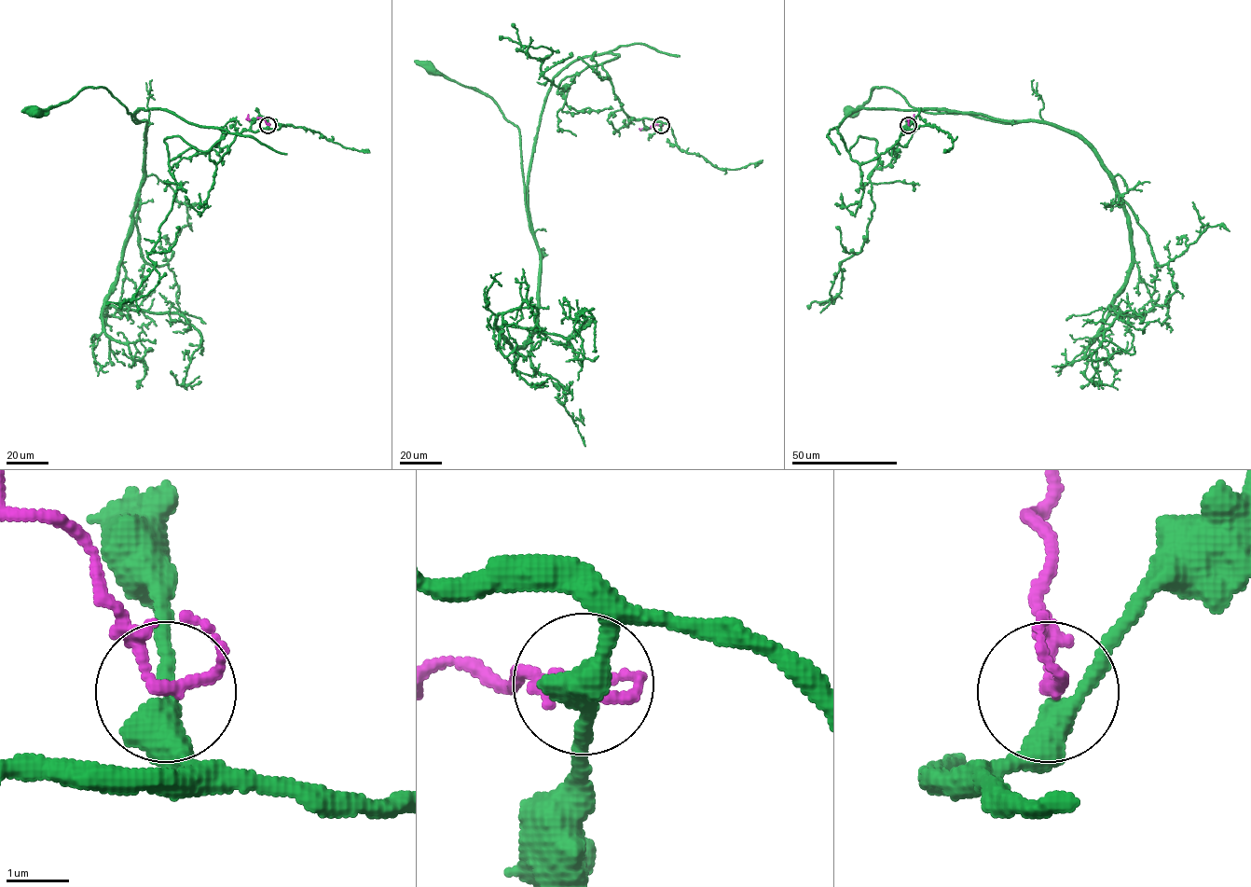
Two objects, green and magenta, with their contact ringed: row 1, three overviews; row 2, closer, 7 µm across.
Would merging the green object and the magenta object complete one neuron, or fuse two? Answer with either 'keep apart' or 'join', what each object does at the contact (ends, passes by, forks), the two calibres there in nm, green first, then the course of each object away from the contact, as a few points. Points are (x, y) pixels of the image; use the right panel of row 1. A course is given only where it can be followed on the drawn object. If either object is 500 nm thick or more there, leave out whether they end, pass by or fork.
keep apart; green passes by; magenta passes by; 400 nm thick on the green side, 170 nm on the other; green runs (909, 126), (859, 163), (836, 128), (863, 108), (1014, 122), (929, 113), (880, 87), (849, 113); magenta runs (909, 125), (908, 117), (914, 119), (914, 114)

